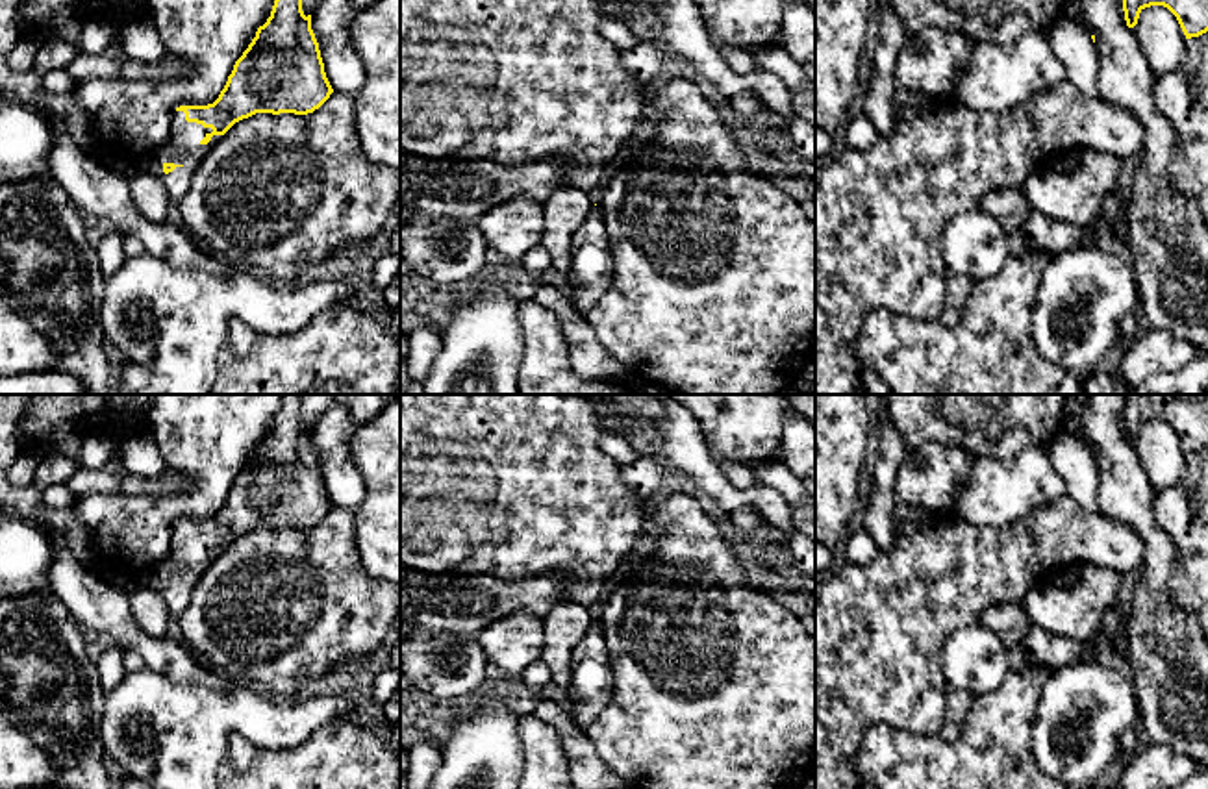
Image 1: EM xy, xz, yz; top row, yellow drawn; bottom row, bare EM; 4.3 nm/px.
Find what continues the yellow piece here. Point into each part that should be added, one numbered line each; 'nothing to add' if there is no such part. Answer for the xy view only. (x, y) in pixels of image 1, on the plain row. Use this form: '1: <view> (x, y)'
1: xy (184, 562)

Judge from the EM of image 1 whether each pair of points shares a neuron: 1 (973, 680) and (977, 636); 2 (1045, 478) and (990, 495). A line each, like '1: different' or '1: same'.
1: same
2: same

